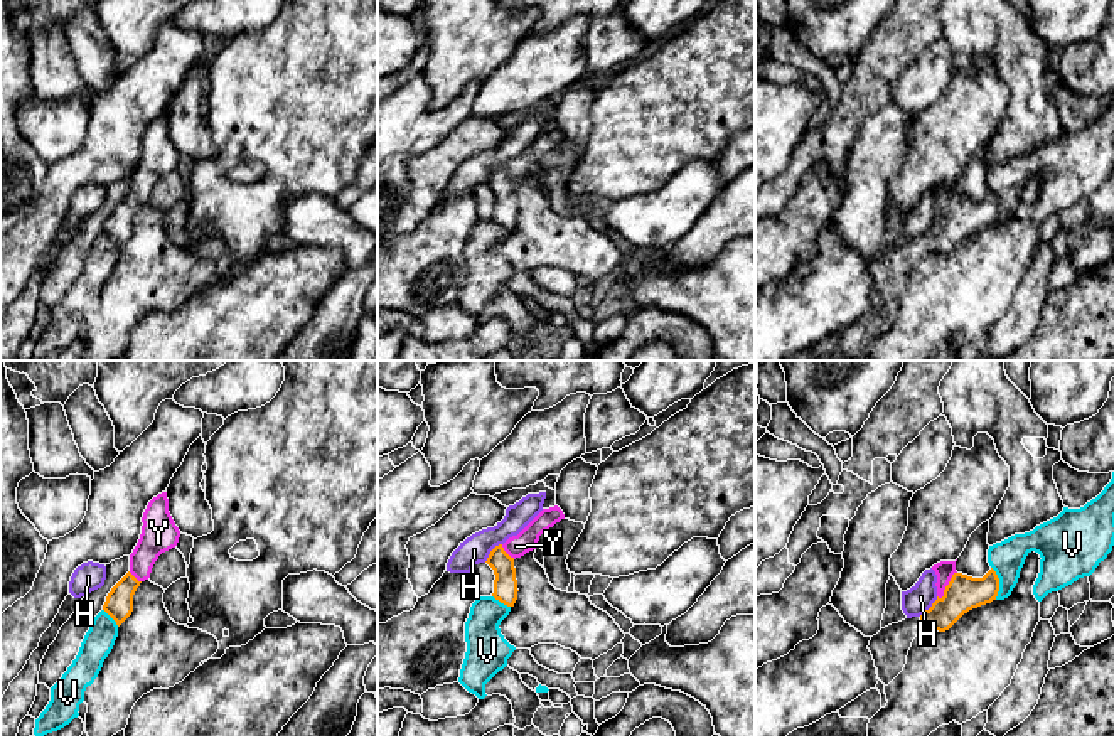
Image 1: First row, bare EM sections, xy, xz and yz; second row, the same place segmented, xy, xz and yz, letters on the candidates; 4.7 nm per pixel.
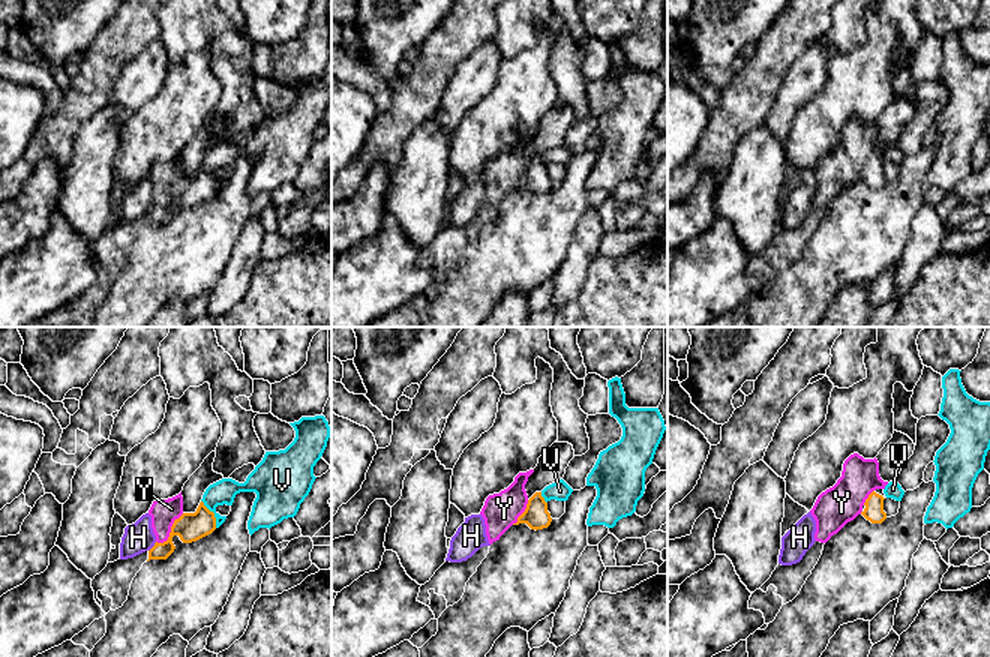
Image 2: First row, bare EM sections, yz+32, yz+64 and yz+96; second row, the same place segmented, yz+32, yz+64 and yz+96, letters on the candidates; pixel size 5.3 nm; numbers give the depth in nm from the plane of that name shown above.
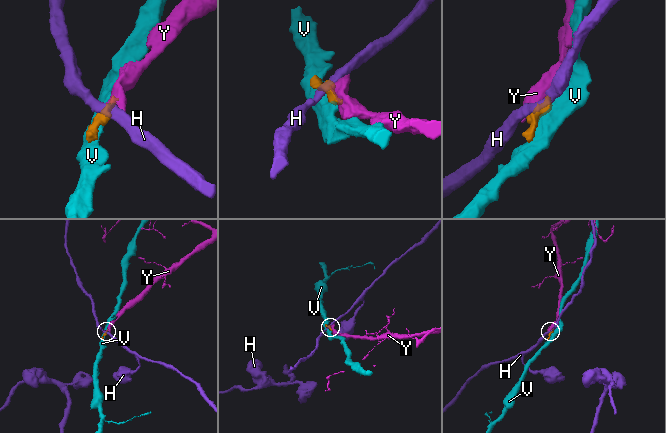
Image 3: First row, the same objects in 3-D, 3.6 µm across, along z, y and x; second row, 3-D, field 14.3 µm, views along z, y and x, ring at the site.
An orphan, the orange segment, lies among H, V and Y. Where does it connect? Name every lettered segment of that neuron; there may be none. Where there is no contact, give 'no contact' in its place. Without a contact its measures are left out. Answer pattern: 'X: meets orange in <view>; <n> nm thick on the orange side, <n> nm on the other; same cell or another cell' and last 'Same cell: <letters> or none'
H: meets orange in xz; 110 nm thick on the orange side, 140 nm on the other; another cell
V: meets orange in yz; 170 nm thick on the orange side, 170 nm on the other; another cell
Y: meets orange in yz; 170 nm thick on the orange side, 90 nm on the other; same cell
Same cell: Y

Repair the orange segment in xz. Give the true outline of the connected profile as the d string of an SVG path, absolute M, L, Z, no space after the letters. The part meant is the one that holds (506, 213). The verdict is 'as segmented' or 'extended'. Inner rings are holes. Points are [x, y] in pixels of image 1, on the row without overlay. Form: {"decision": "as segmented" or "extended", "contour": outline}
{"decision": "extended", "contour": "M558 128L543 131L517 158L509 160L490 174L485 185L495 197L492 216L495 222L514 229L519 214L514 182L536 172L539 158L561 142L565 142L565 136Z"}

